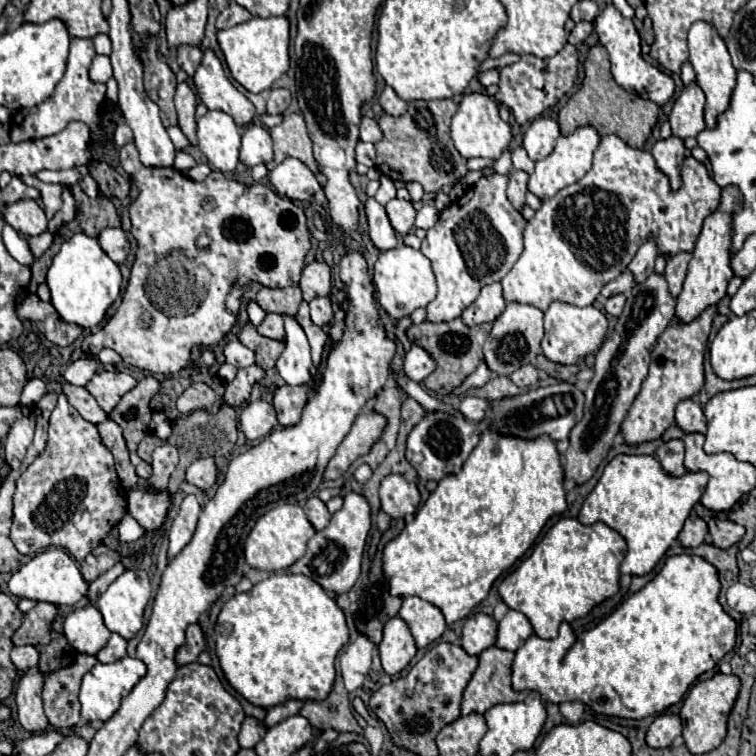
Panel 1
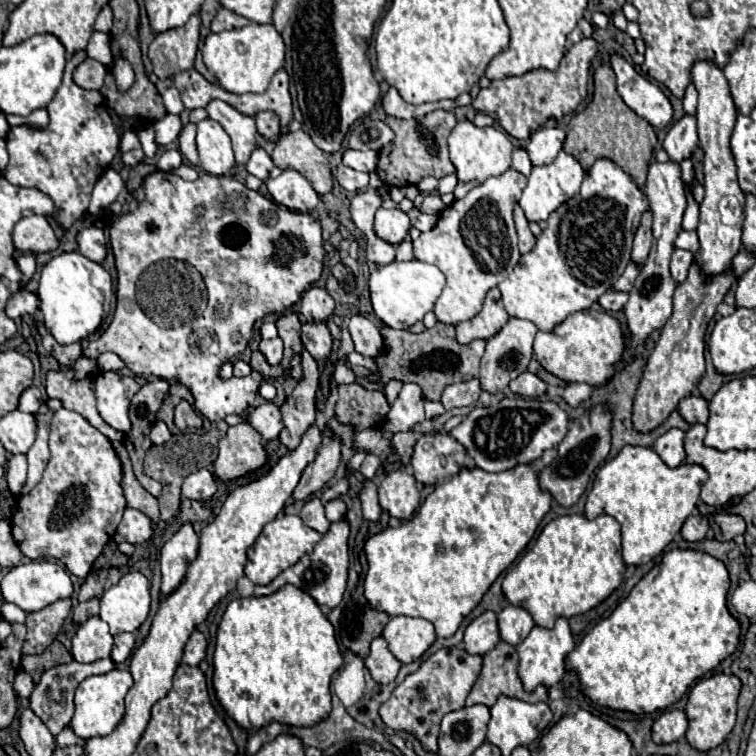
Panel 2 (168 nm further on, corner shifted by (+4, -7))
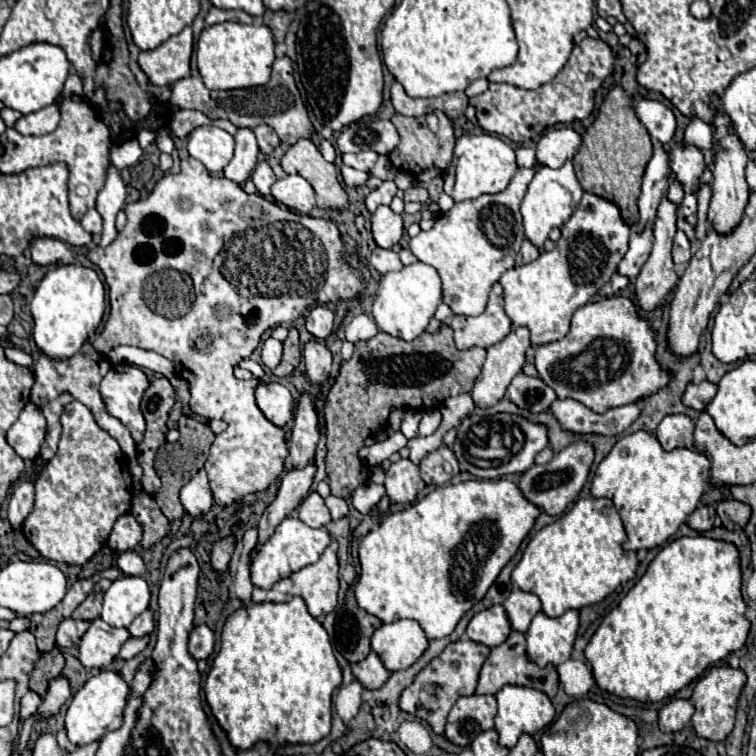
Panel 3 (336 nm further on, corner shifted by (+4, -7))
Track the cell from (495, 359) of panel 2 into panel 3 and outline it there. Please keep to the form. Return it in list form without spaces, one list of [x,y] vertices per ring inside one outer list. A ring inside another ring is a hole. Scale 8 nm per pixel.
[[[515,326],[505,340],[487,348],[487,360],[471,390],[475,406],[491,408],[505,396],[507,386],[525,364],[529,344],[529,330],[525,326]]]

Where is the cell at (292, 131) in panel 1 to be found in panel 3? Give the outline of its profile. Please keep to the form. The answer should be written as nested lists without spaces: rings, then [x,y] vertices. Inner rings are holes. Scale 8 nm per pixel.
[[[299,140],[281,158],[287,174],[303,176],[317,192],[317,206],[323,210],[347,210],[349,198],[339,180],[339,172],[329,164],[311,140]]]

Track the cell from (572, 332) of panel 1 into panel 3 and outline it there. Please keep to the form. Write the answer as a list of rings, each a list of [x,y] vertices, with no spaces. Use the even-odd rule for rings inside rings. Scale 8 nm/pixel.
[[[611,296],[601,298],[597,302],[589,302],[583,308],[579,308],[573,314],[571,330],[565,338],[537,346],[535,368],[539,372],[539,378],[555,390],[557,398],[575,398],[575,402],[583,402],[583,406],[591,408],[597,414],[603,414],[611,408],[639,402],[641,398],[655,394],[657,390],[667,386],[667,382],[671,382],[673,374],[663,370],[663,366],[655,360],[655,352],[655,330],[645,318],[639,316],[639,308],[635,306],[635,302],[625,296]]]

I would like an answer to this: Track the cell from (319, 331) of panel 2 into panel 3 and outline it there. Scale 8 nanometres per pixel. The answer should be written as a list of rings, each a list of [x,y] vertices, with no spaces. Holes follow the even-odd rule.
[[[319,340],[309,342],[305,346],[303,360],[305,360],[305,374],[307,374],[307,380],[311,384],[321,384],[329,378],[331,352],[327,350],[327,346],[323,342],[319,342]]]

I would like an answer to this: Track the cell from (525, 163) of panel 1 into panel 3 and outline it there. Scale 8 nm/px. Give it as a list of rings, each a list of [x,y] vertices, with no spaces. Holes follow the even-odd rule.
[[[519,146],[515,150],[517,154],[517,166],[525,166],[525,168],[531,168],[537,160],[535,160],[535,148],[533,146]]]

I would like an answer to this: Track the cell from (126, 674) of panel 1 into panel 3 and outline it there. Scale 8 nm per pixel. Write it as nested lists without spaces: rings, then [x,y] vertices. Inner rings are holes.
[[[101,672],[85,682],[85,686],[73,696],[65,714],[65,732],[75,746],[85,746],[101,740],[107,732],[117,730],[123,724],[123,710],[127,704],[129,686],[117,672]]]

